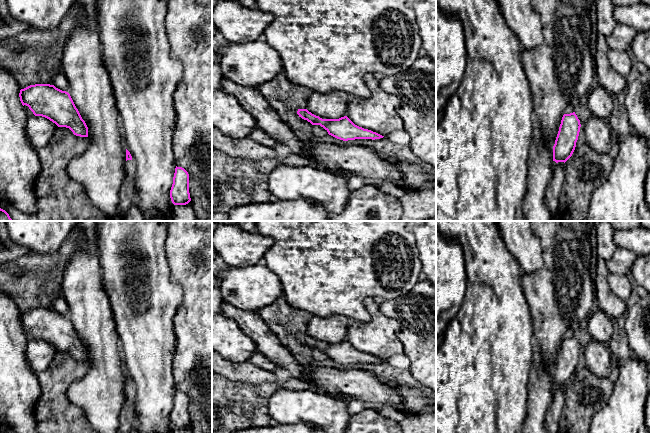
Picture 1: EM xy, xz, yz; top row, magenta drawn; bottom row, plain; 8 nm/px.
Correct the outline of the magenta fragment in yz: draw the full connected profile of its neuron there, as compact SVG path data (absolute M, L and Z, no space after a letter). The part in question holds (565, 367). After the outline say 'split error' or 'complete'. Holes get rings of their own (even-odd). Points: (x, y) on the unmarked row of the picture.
M575 336L564 338L553 370L553 385L566 386L573 378L580 356L580 344Z | complete

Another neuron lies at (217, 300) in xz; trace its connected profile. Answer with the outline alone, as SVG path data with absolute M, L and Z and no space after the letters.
M212 275L212 314L220 313L224 300L220 291L220 279Z

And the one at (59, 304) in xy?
M63 296L57 297L52 301L52 309L62 315L69 315L69 306Z

